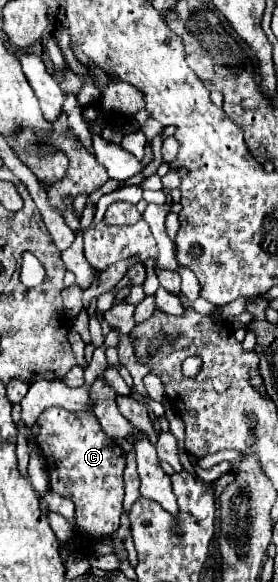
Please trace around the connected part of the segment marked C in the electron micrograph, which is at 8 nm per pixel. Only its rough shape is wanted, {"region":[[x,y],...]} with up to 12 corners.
{"region":[[50,406],[36,440],[76,532],[124,510],[124,450],[92,412]]}

